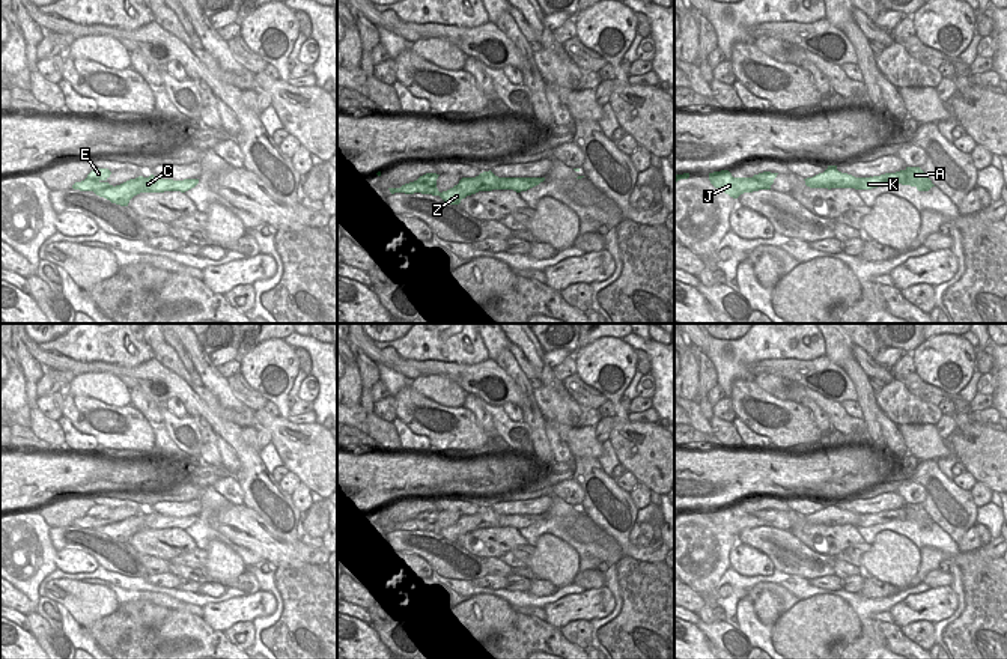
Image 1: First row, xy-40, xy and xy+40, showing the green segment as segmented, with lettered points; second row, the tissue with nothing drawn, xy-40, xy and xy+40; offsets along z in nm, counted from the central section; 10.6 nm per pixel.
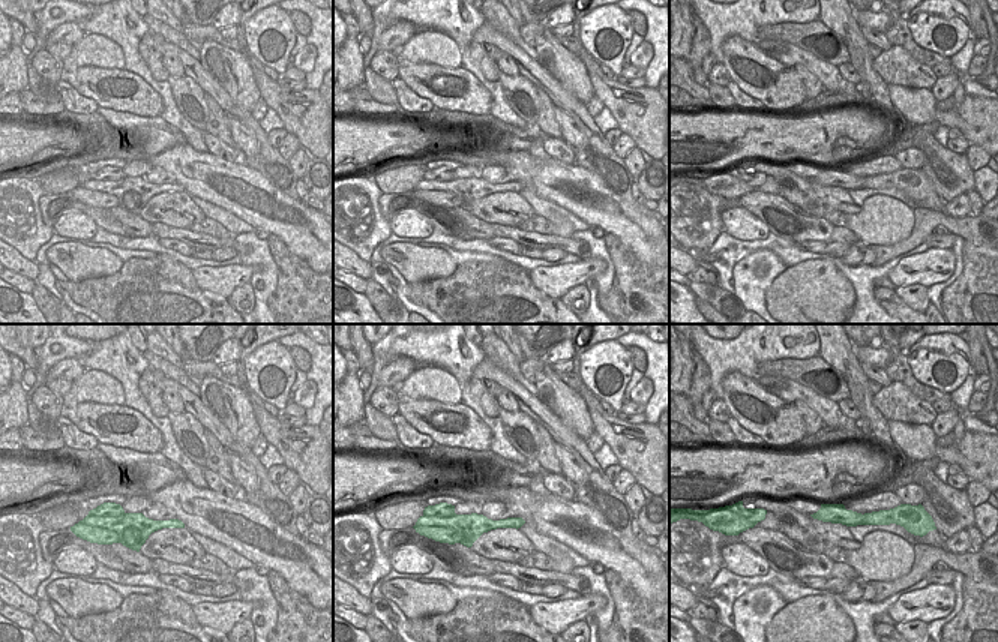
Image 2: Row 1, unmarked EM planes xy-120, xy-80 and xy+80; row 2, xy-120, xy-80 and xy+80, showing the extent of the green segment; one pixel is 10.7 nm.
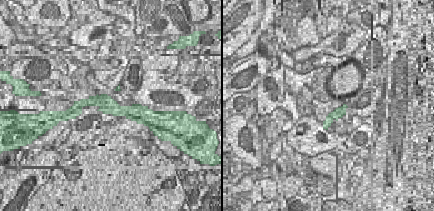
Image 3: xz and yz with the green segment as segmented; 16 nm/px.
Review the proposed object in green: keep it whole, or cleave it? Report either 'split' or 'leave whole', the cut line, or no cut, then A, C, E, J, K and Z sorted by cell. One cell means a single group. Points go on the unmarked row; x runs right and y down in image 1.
split; cut xy-40 (86, 515), (85, 518), (92, 521), (97, 528); groups A C K Z / E J

